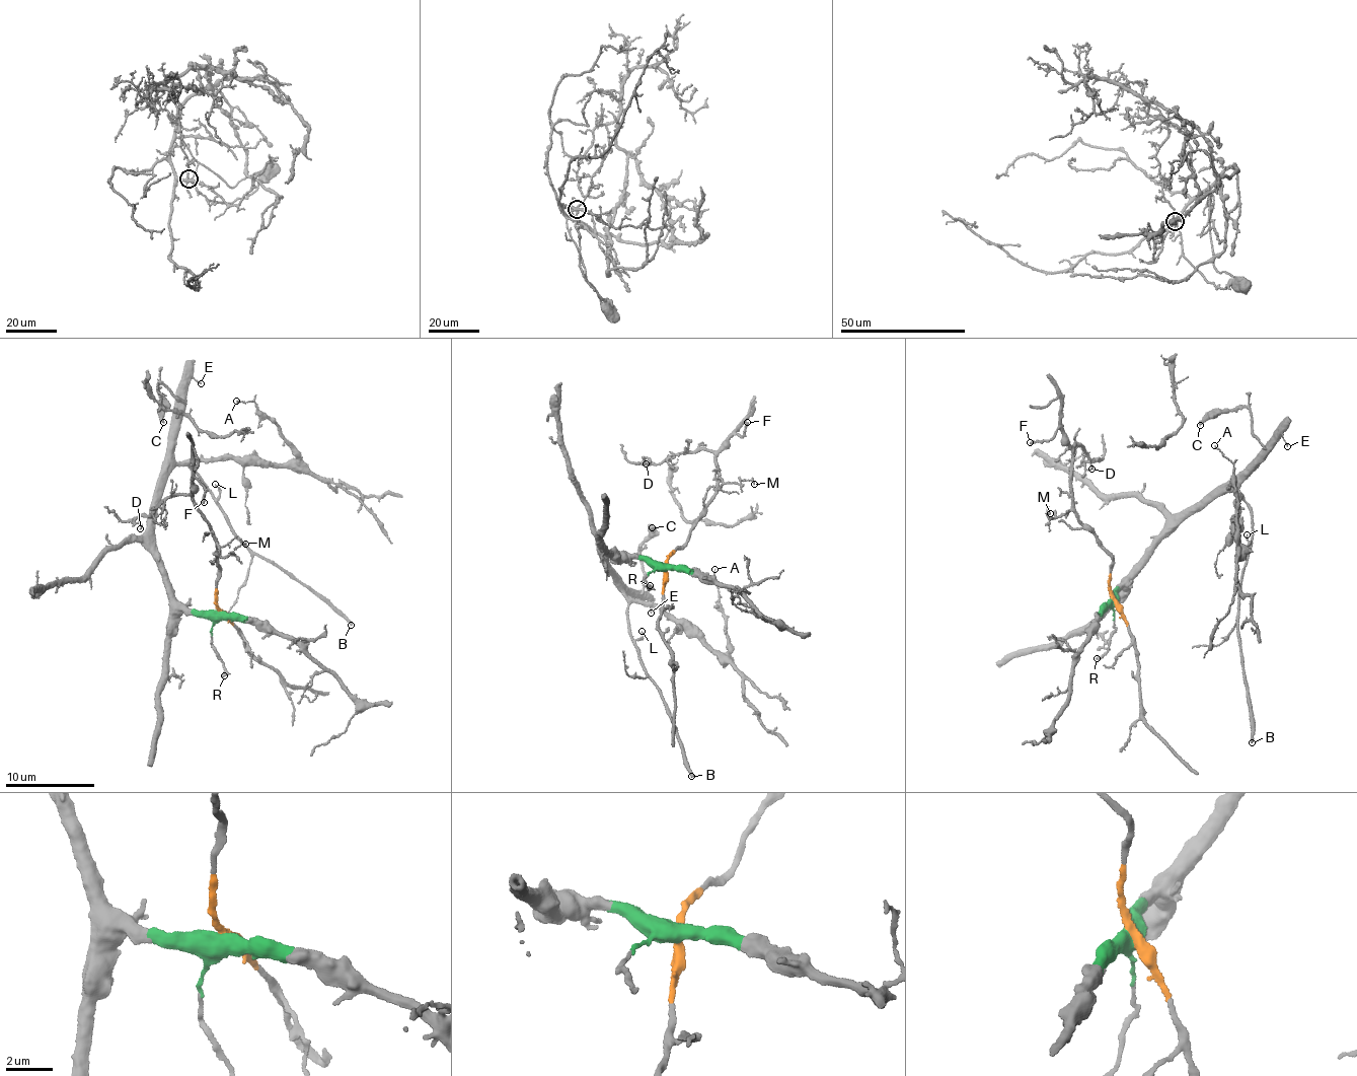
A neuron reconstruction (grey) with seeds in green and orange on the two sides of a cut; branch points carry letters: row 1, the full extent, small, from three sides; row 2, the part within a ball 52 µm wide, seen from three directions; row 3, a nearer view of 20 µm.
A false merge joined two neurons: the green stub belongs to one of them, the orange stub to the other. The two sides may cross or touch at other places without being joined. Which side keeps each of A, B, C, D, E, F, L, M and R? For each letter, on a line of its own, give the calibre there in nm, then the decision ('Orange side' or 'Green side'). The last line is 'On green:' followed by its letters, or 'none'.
A: Thickness 110 nm. Green side
B: Thickness 240 nm. Green side
C: Thickness 280 nm. Green side
D: Thickness 110 nm. Orange side
E: Thickness 80 nm. Green side
F: Thickness 180 nm. Orange side
L: Thickness 110 nm. Green side
M: Thickness 140 nm. Orange side
R: Thickness 280 nm. Green side
On green: A, B, C, E, L, R

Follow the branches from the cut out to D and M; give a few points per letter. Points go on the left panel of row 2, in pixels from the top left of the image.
D: (220, 611), (217, 550), (204, 514), (187, 496), (172, 496), (138, 516), (141, 529)
M: (220, 611), (216, 599), (219, 567), (216, 544), (223, 556), (246, 544)

